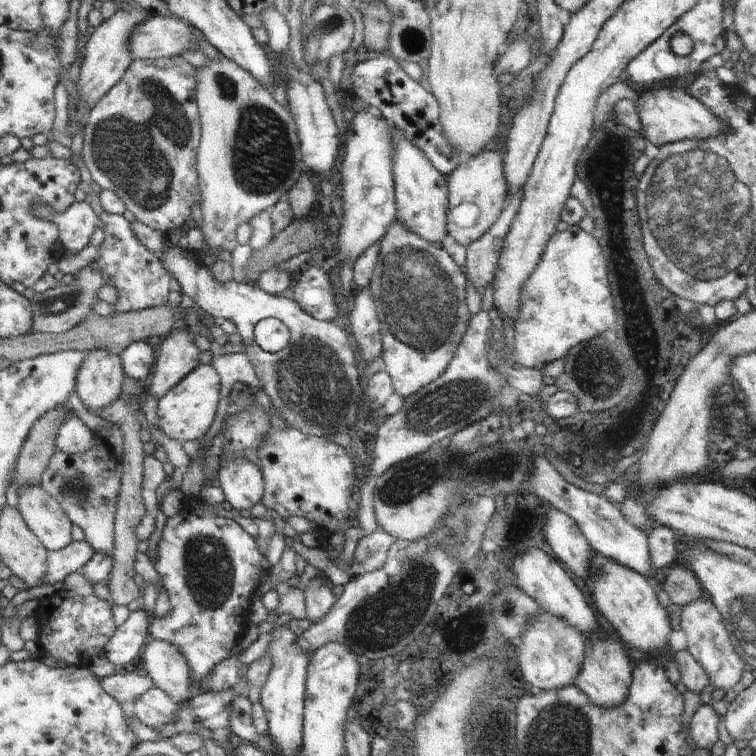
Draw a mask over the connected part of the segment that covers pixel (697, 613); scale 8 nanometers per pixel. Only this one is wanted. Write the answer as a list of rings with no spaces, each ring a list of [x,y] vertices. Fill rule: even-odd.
[[[700,595],[688,604],[682,605],[681,630],[686,634],[688,652],[708,673],[710,684],[726,692],[734,688],[746,670],[745,662],[736,654],[729,630],[725,627],[722,615],[716,605],[706,596]]]

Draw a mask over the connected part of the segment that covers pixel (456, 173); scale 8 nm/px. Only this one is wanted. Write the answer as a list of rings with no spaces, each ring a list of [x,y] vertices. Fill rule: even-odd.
[[[485,151],[463,160],[448,176],[447,234],[448,241],[467,247],[478,240],[501,215],[507,196],[507,182],[503,175],[503,154]]]

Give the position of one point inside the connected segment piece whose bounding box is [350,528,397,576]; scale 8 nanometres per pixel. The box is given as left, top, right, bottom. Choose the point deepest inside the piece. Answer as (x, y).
(370, 554)

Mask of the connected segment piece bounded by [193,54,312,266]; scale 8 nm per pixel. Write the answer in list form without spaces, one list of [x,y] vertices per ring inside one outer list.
[[[220,55],[219,59],[208,59],[202,67],[196,68],[196,102],[201,120],[201,139],[197,148],[196,166],[201,192],[201,213],[204,222],[202,232],[205,244],[202,250],[193,252],[200,264],[214,262],[208,256],[208,248],[222,248],[232,252],[238,245],[236,228],[259,212],[267,212],[276,203],[286,200],[287,192],[302,175],[312,172],[303,161],[297,138],[297,124],[291,110],[280,106],[272,97],[272,91],[256,80],[236,62]]]

